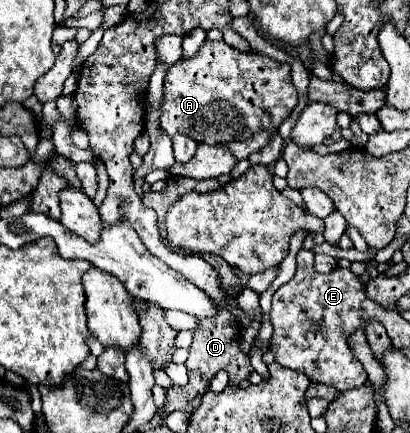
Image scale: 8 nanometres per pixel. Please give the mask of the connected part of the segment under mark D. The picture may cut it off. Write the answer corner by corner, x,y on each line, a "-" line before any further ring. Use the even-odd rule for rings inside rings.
218,306
218,316
200,320
200,328
194,332
194,342
190,346
190,356
186,360
188,384
186,386
172,386
172,388
168,388
166,404
164,404
166,414
170,414
174,410
184,410
184,412
190,414
192,412
190,400
194,396
198,396
198,394
206,394
210,390
212,378
220,370
228,372
228,376
230,376
228,384
240,384
242,380
246,380
250,376
252,366
250,366
248,356
238,350
238,344
240,344
238,338
240,338
240,326
238,326
236,318
230,314
230,310
224,308
224,306

